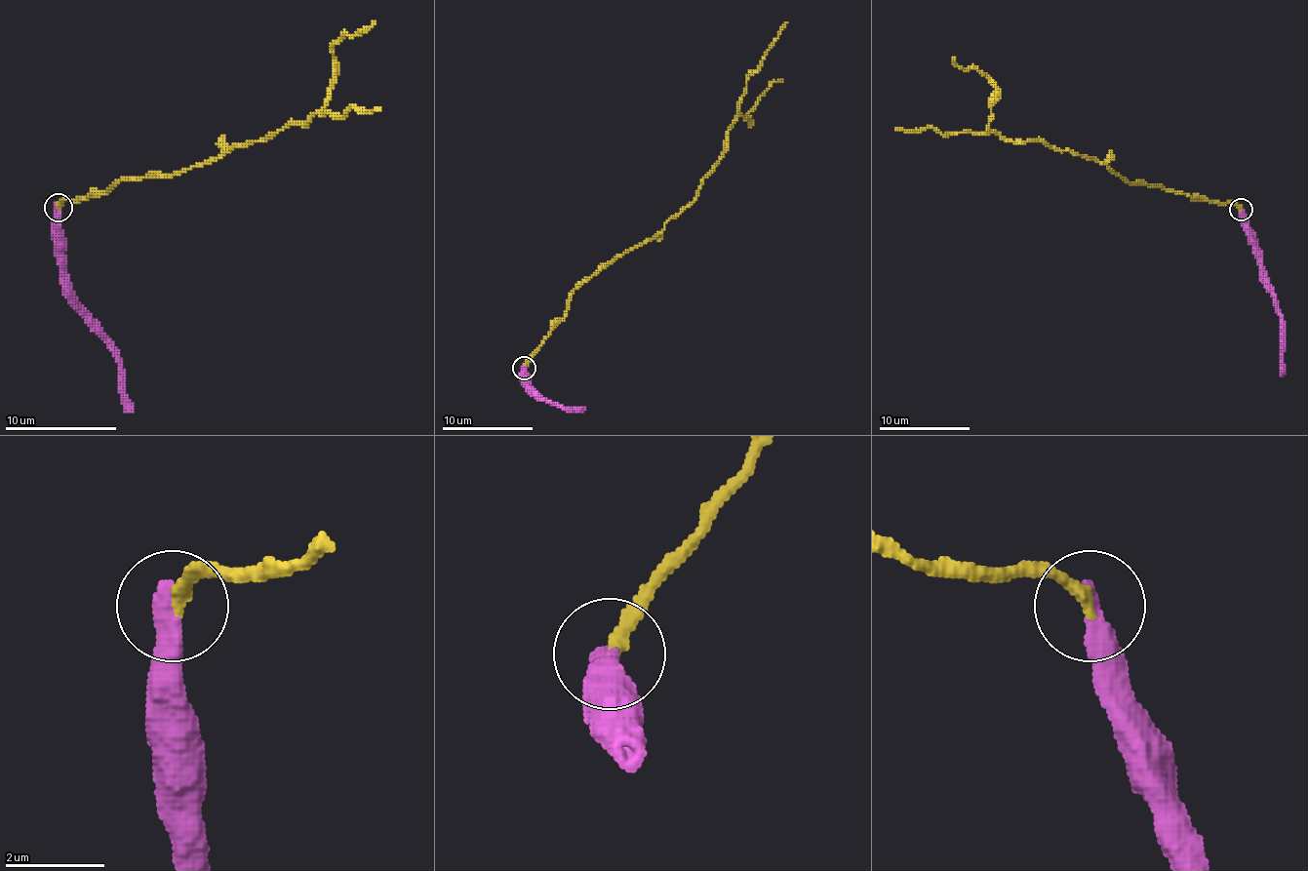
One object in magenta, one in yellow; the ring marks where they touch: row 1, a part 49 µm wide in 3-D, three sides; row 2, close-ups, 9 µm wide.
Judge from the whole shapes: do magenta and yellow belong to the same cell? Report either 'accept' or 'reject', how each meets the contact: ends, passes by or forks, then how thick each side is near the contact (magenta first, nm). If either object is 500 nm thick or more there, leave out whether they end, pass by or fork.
reject; magenta ends; yellow ends; calibres 480 and 280 nm

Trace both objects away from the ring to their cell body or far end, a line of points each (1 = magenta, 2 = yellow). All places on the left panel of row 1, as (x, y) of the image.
1: (58, 208), (65, 292), (82, 317), (110, 347), (119, 364), (121, 400), (133, 412)
2: (58, 208), (121, 180), (179, 175), (305, 125), (325, 105), (334, 47), (375, 21)

